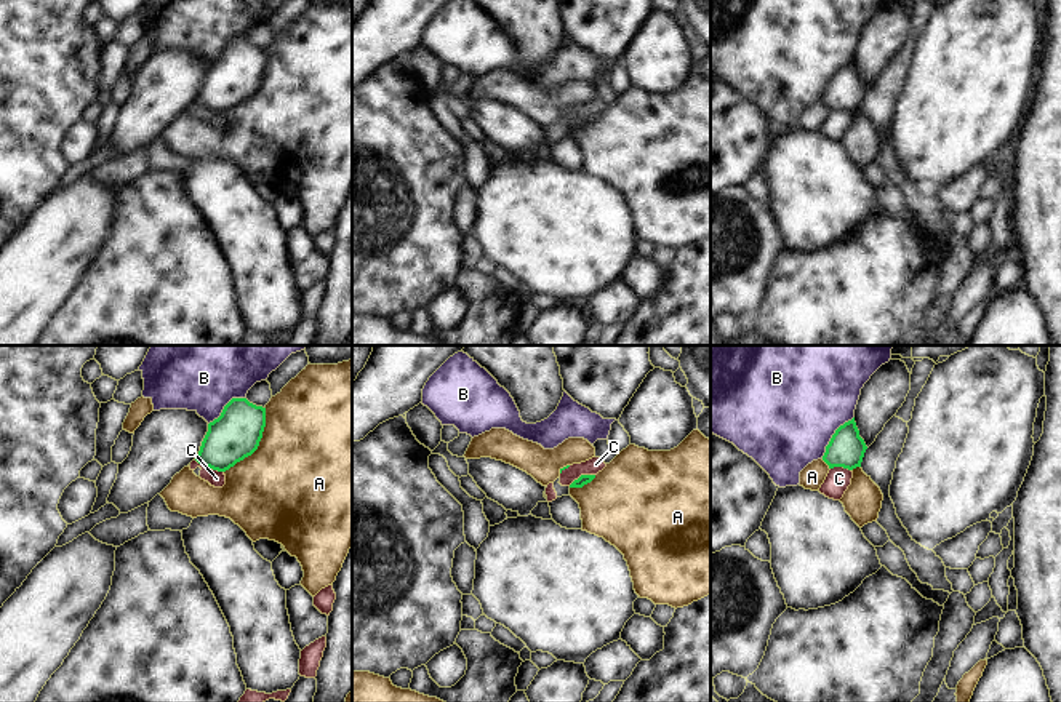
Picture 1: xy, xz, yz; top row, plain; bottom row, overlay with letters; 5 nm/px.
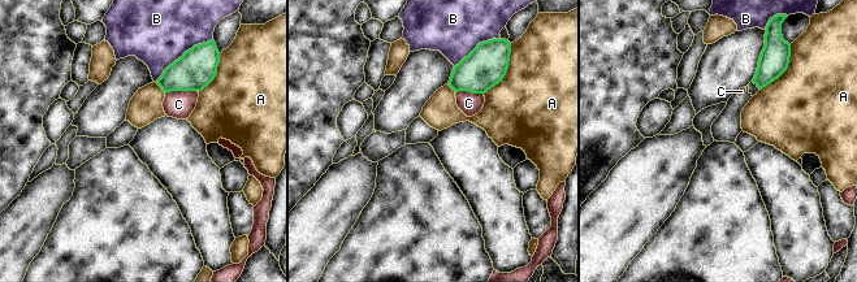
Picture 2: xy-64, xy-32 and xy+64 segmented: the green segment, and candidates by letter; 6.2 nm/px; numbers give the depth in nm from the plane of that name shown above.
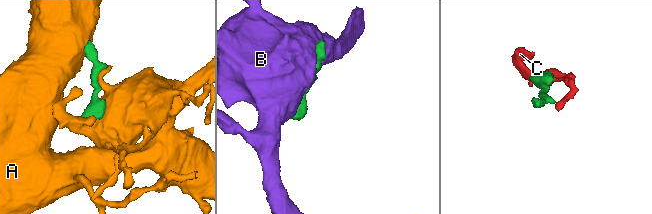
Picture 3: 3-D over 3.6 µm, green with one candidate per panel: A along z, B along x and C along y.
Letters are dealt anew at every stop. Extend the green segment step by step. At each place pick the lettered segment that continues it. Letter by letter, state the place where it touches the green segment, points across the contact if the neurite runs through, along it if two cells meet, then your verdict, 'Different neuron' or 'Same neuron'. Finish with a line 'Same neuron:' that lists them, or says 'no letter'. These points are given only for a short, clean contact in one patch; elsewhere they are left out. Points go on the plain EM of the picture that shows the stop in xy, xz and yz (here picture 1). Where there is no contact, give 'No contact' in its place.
A: Touches green at xy (258, 87). Different neuron
B: Touches green at yz (832, 77). Different neuron
C: Touches green at xy (210, 109). Boundary: xy (196, 101), (223, 114). Different neuron
Same neuron: no letter.

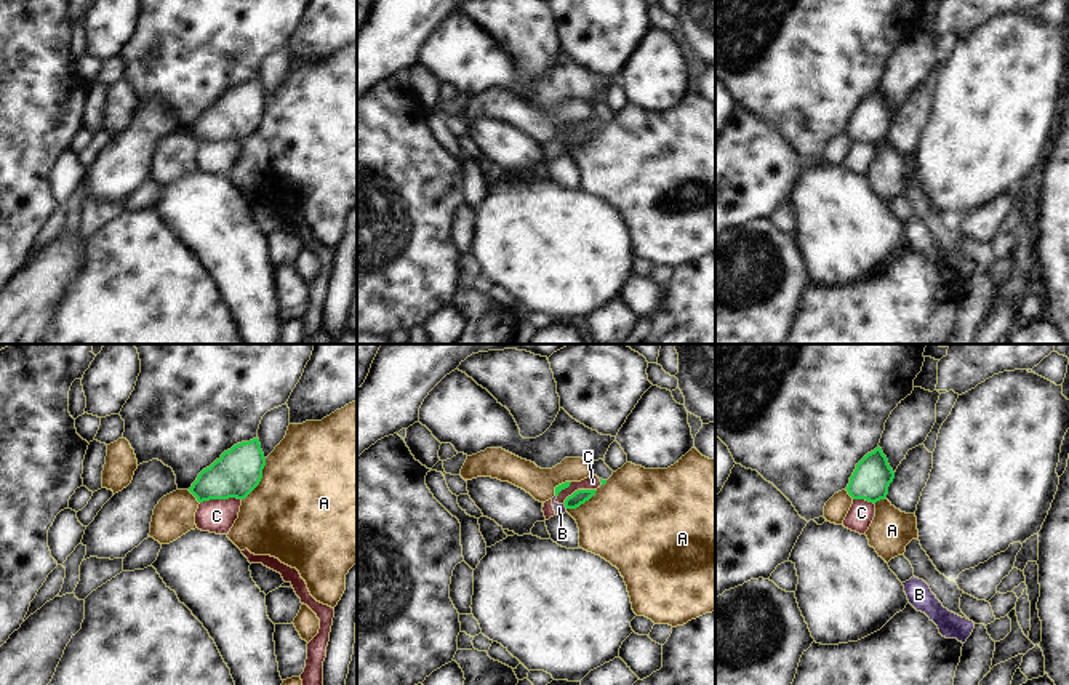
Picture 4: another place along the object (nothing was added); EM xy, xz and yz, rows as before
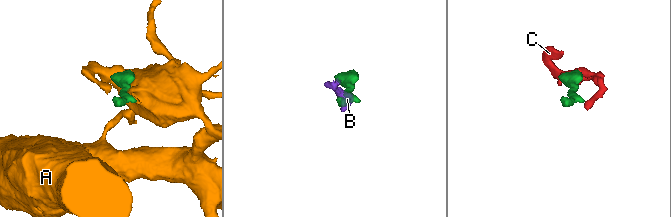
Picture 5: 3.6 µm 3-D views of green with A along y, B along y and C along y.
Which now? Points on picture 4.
A: Touches green at xy (261, 119). Different neuron
B: Touches green at xz (565, 148). Boundary: xz (564, 144), (567, 149). Different neuron
C: Touches green at xy (220, 140). Boundary: xy (240, 140), (210, 140), (200, 144). Different neuron
Same neuron: no letter.

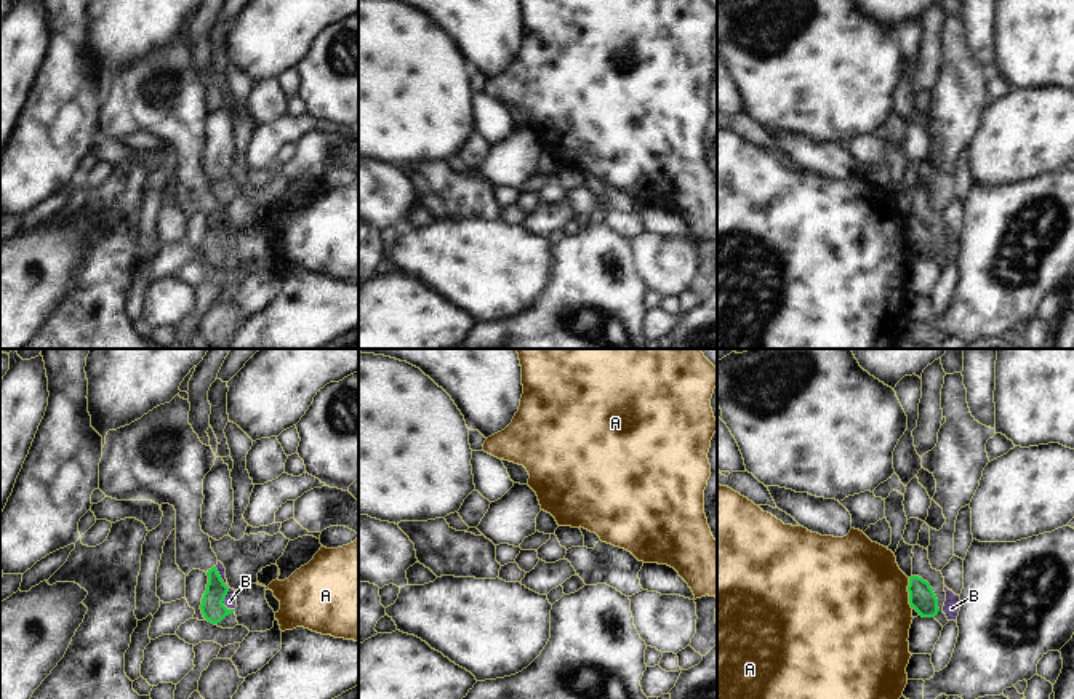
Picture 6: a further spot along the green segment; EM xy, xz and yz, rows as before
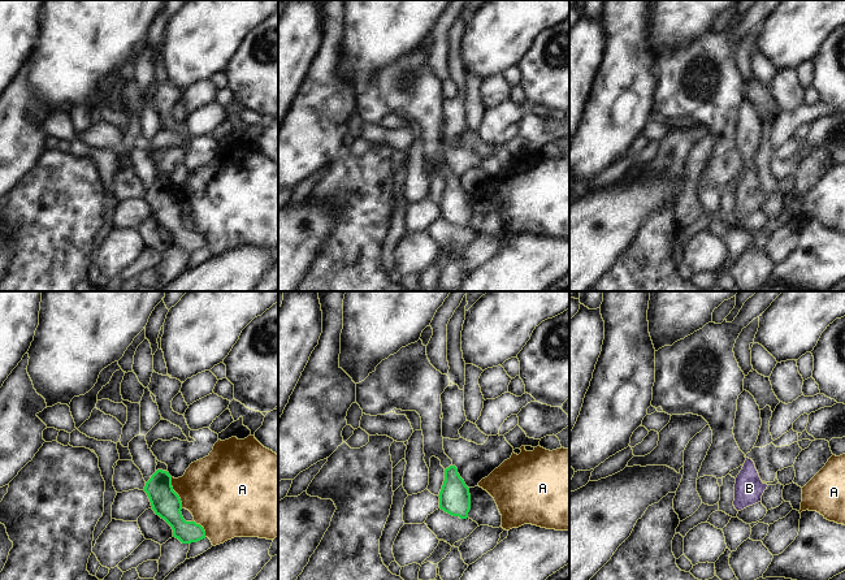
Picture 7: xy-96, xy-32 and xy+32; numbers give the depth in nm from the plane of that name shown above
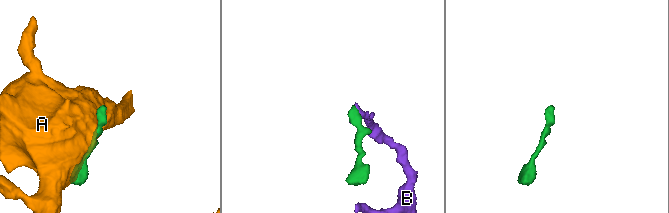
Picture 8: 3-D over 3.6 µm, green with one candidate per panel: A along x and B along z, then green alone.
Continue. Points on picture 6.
A: Touches green at yz (909, 235). Different neuron
B: Touches green at xy (228, 232). Boundary: xy (215, 208), (228, 229), (223, 245), (232, 251). Different neuron
Same neuron: no letter.

